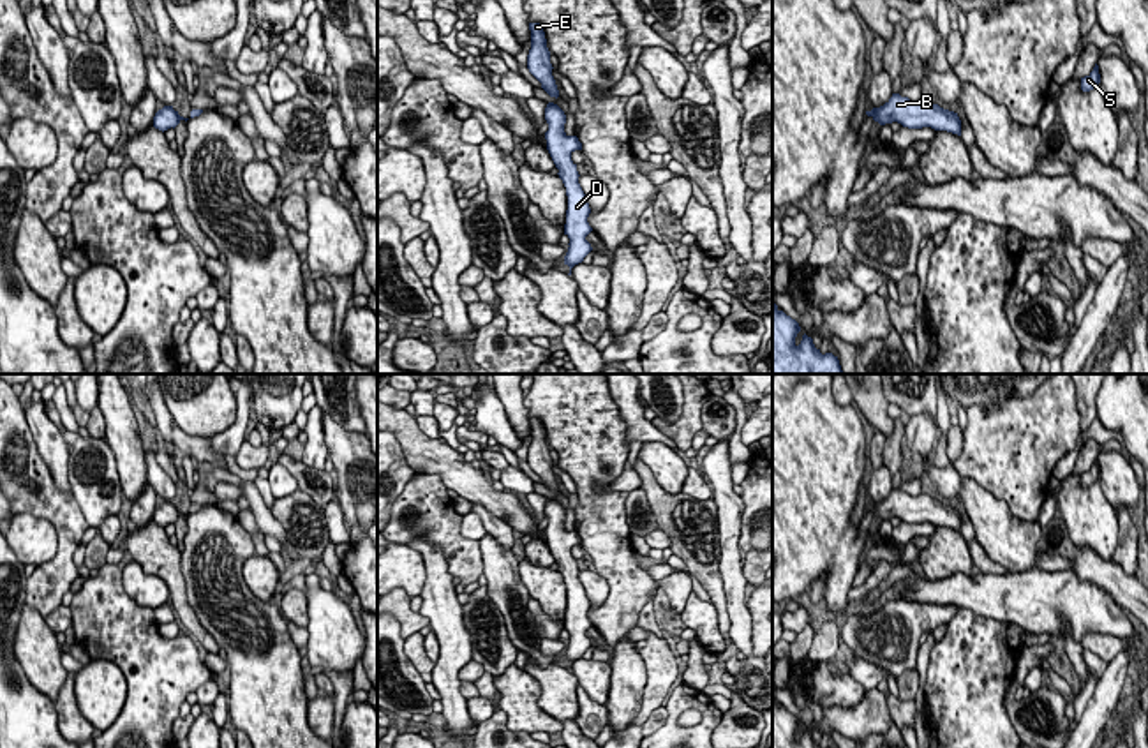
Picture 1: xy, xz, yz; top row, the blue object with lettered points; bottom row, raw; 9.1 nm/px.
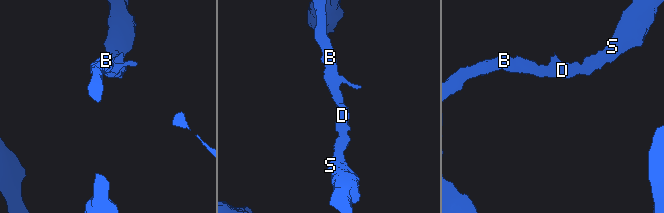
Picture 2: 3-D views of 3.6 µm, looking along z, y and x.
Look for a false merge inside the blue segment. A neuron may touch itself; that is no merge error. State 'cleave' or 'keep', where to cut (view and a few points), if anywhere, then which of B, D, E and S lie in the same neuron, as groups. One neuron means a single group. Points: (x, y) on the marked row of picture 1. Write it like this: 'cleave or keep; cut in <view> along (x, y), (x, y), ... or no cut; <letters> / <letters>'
keep; no cut; B D E S

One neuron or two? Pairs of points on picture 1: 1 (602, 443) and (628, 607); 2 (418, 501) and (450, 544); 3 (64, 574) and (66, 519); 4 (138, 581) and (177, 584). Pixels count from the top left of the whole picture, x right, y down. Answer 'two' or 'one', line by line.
1: one
2: one
3: one
4: two

